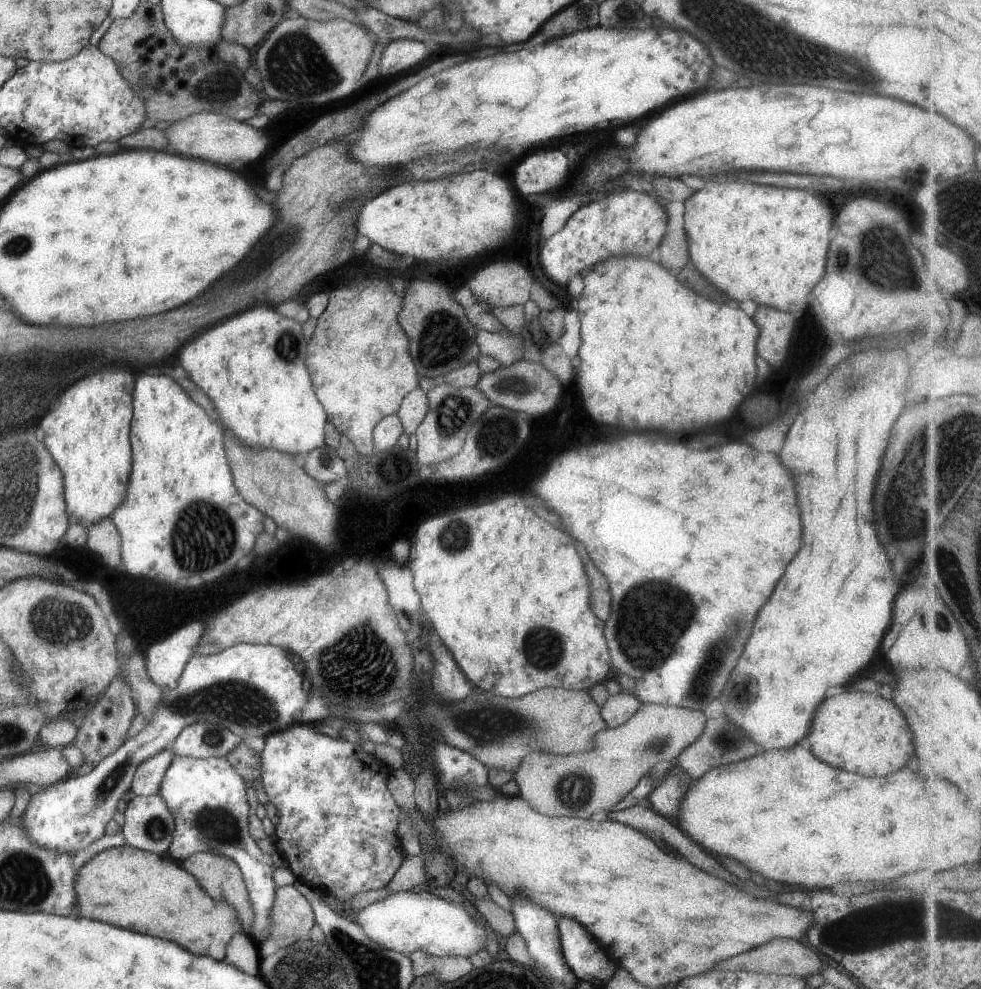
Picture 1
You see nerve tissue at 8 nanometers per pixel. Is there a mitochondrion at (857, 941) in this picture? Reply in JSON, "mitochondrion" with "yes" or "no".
{"mitochondrion":"yes"}

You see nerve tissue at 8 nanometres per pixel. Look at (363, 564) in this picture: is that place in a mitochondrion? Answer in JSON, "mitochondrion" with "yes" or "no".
{"mitochondrion":"no"}

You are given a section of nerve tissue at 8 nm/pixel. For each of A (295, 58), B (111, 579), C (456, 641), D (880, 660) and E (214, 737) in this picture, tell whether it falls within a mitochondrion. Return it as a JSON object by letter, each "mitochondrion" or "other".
{"A":"mitochondrion","B":"other","C":"other","D":"other","E":"mitochondrion"}

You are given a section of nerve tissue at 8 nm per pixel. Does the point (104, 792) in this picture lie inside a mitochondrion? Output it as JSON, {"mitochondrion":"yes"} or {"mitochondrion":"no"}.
{"mitochondrion":"yes"}

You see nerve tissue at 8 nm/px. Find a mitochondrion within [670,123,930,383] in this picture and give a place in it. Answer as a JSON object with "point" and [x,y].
{"point":[885,254]}

